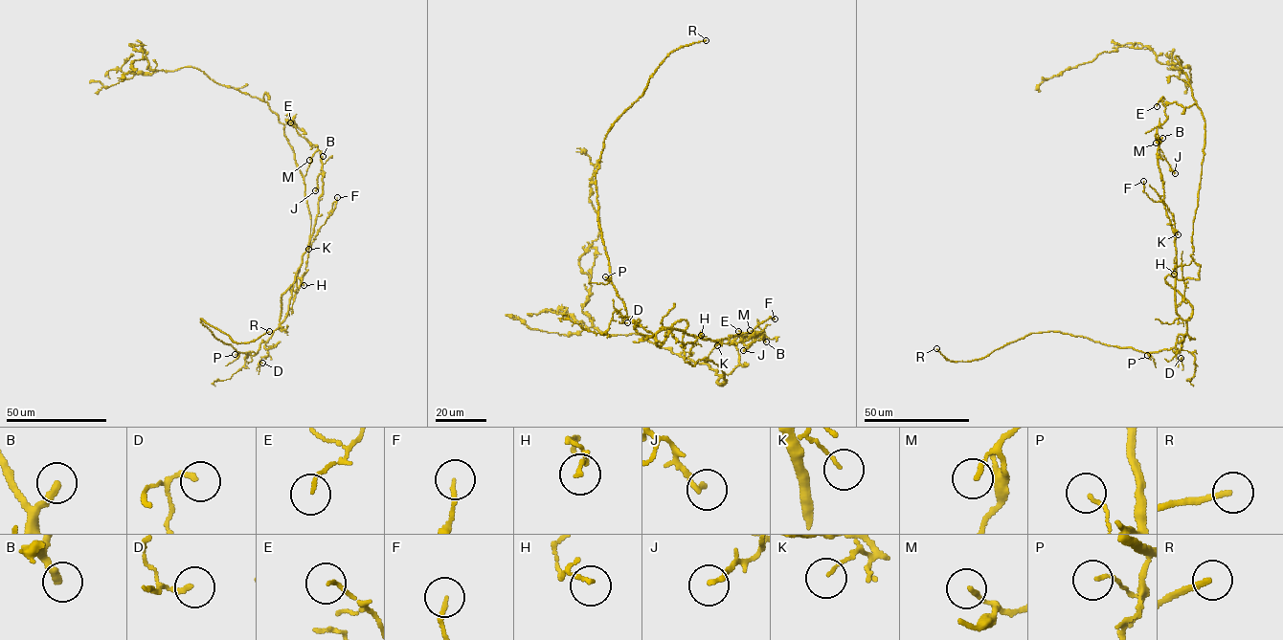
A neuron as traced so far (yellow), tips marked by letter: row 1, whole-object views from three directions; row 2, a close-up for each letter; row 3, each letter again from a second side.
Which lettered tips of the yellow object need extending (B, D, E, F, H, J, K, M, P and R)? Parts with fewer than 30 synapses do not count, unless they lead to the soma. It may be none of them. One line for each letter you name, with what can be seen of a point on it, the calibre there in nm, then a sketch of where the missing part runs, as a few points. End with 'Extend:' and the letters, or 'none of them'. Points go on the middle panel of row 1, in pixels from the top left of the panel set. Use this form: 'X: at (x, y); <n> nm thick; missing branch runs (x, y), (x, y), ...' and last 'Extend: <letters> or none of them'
B: at (766, 342); 260 nm thick; missing branch runs (766, 342), (772, 349), (769, 356), (757, 361), (737, 360), (731, 354), (729, 341), (717, 344), (714, 352)
R: at (706, 40); 200 nm thick; missing branch runs (706, 40), (718, 38), (730, 47)
Extend: B, R

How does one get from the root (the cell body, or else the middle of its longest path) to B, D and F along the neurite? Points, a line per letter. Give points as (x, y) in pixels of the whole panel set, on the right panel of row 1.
B: (1193, 230), (1199, 277), (1165, 278), (1191, 305), (1183, 320), (1158, 160), (1162, 138)
D: (1193, 230), (1191, 256), (1200, 265), (1199, 277), (1165, 278), (1193, 310), (1176, 354), (1178, 361), (1181, 358)
F: (1193, 230), (1199, 277), (1165, 278), (1191, 305), (1183, 320), (1173, 214), (1149, 197), (1143, 181)

